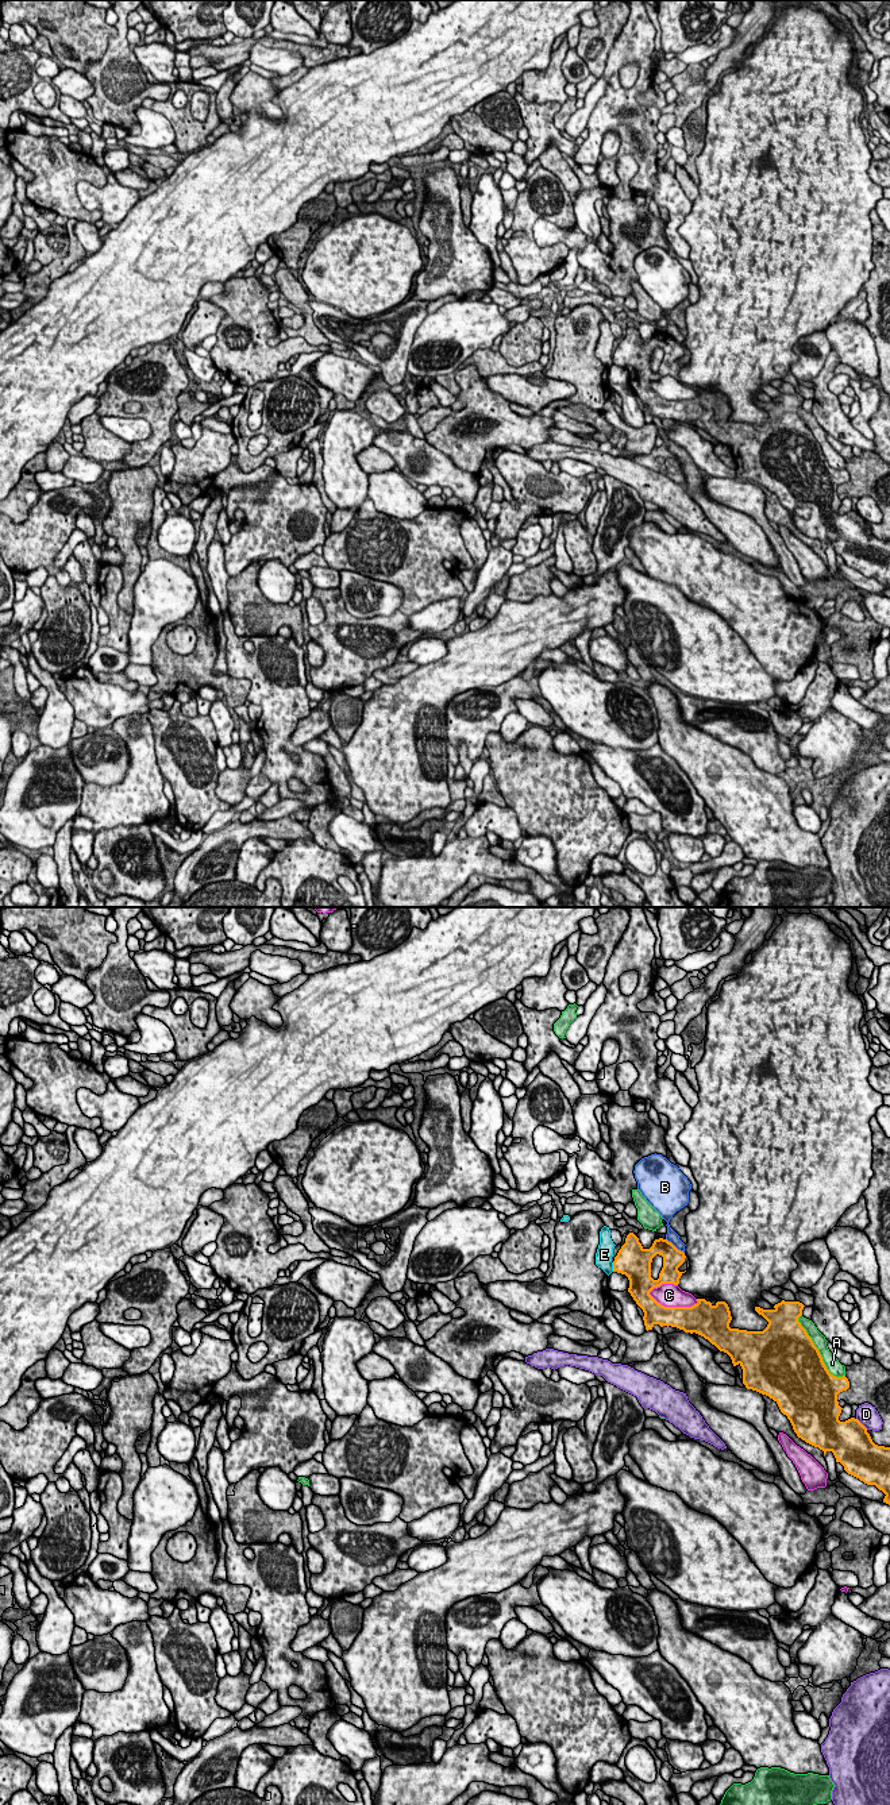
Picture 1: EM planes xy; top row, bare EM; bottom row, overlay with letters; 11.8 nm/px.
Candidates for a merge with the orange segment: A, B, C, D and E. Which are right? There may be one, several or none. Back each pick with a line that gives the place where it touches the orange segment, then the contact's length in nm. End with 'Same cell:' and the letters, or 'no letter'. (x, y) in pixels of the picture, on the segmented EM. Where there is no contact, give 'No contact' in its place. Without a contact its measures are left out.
Same cell: no letter

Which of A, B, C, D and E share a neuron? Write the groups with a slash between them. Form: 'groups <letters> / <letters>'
groups A / B / C / D / E

